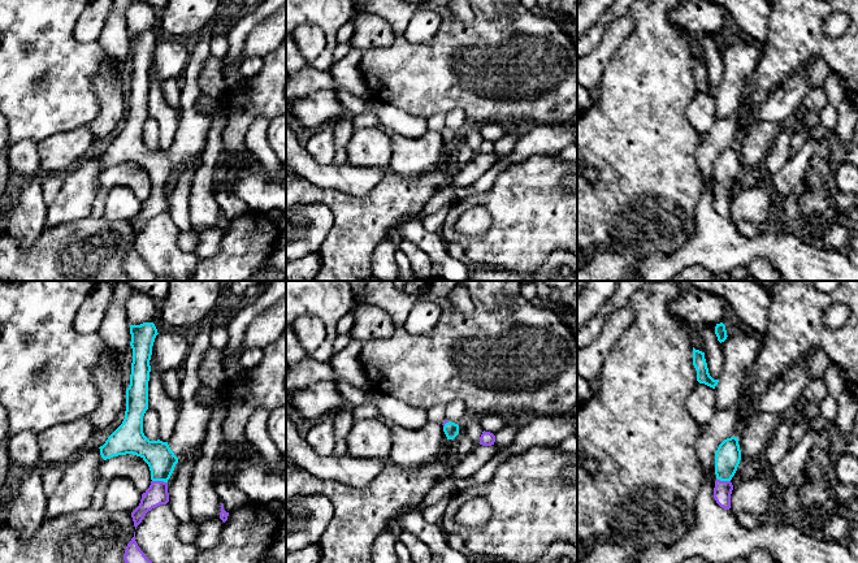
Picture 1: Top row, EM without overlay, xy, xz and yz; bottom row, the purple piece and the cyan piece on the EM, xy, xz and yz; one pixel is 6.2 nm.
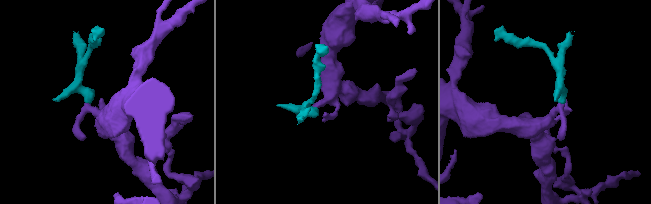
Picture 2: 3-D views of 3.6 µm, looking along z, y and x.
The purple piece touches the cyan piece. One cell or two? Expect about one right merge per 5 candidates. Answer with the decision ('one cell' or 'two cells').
one cell

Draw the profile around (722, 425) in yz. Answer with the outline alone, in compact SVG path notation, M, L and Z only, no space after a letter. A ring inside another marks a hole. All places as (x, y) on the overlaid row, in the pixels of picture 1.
M734 403L727 410L716 411L703 426L696 442L696 451L703 472L715 475L715 452L724 439L736 437L734 426L738 419L738 404Z

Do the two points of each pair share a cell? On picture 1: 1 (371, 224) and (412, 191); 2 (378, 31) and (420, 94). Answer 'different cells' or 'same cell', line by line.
1: same cell
2: different cells

